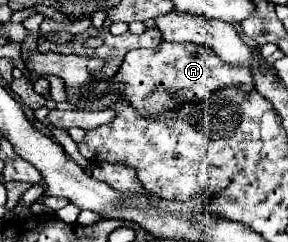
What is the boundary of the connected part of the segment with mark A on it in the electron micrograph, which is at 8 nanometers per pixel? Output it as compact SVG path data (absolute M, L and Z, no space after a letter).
M161 42L157 48L151 50L131 50L127 52L117 76L117 82L125 86L125 102L135 106L143 116L157 116L167 108L179 106L191 100L205 100L209 94L221 86L235 86L243 84L243 90L253 88L253 76L247 68L229 66L211 48L203 48L199 44L175 44L175 42Z

